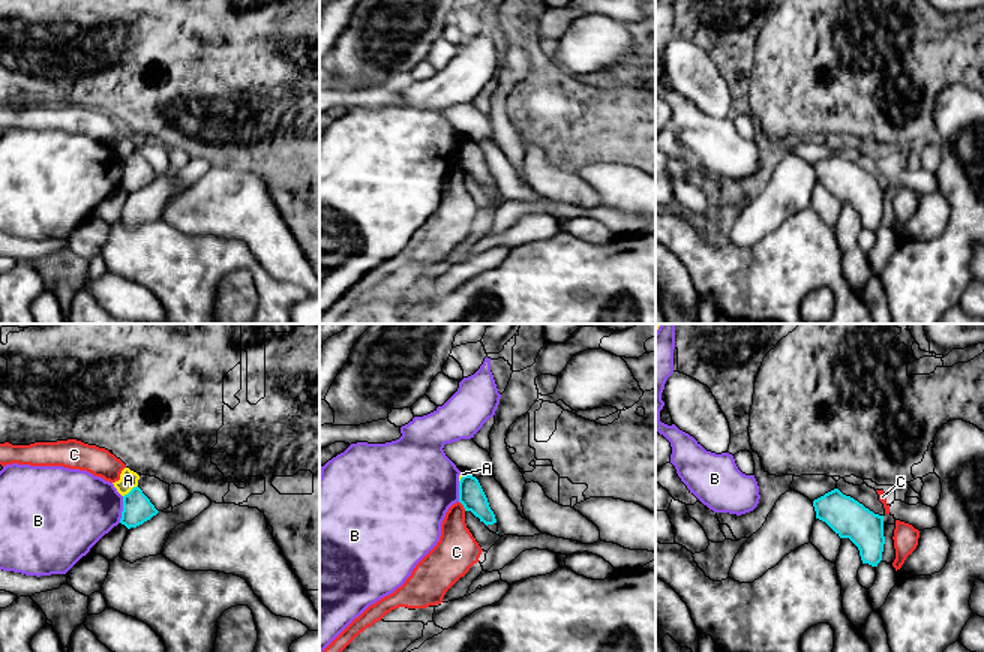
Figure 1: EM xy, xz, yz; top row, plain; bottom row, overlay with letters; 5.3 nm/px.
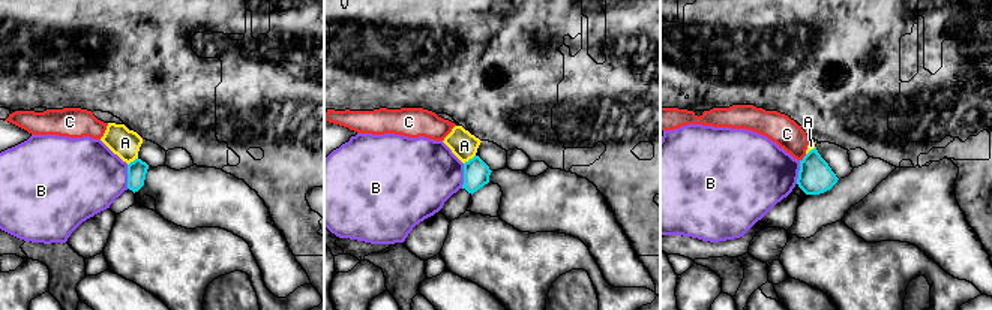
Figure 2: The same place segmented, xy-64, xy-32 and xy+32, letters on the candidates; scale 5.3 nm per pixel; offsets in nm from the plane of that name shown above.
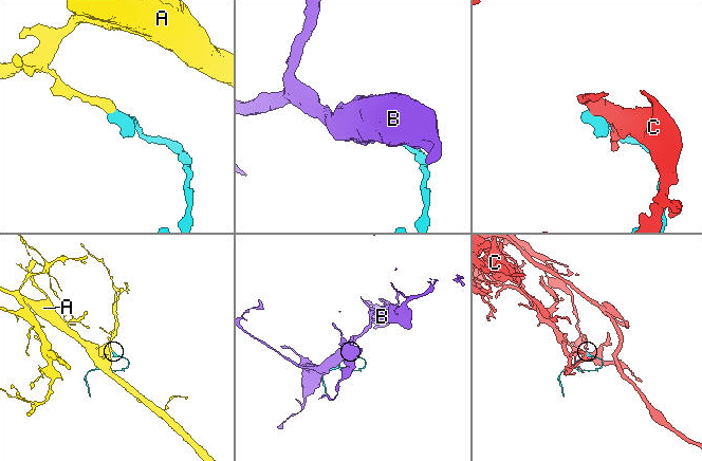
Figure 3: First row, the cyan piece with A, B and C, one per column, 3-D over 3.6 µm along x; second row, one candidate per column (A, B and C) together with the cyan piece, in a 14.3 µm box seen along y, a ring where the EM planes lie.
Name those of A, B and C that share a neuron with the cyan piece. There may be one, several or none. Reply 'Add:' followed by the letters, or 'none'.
Add: none

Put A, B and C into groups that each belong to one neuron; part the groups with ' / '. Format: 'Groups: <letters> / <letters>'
Groups: A / B / C

